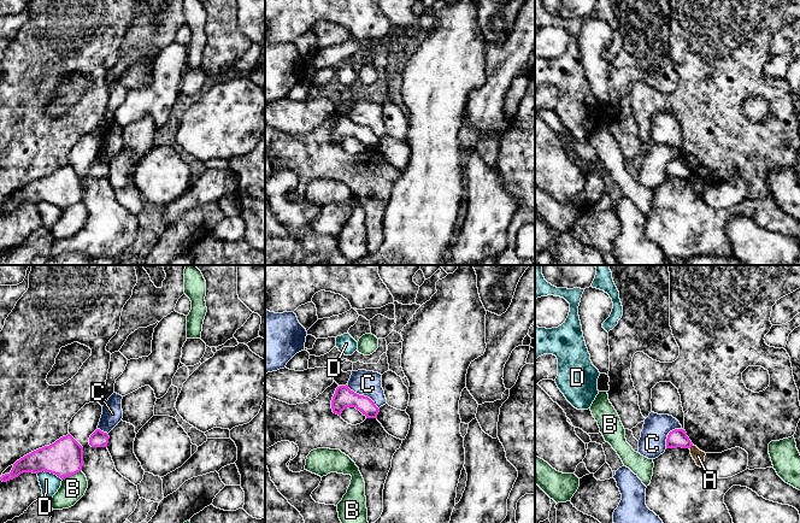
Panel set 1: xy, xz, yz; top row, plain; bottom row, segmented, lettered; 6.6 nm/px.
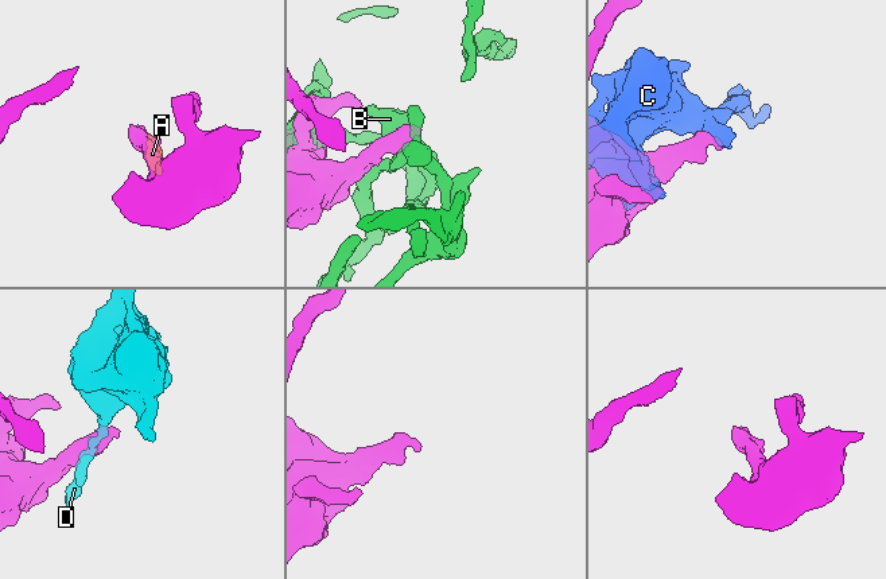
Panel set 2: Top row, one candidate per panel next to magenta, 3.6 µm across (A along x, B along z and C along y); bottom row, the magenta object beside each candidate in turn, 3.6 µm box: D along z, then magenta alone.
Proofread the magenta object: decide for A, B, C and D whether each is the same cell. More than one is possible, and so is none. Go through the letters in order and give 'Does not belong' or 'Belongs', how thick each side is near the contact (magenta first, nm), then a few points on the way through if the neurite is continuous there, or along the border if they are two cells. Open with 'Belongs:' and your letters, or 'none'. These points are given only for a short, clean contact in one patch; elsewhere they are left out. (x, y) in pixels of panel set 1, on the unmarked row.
Belongs: none
A: Does not belong. Thickness 120 nm (magenta) against 80 nm. Boundary: yz (693, 175), (689, 178)
B: Does not belong. Thickness 260 nm (magenta) against 170 nm
C: Does not belong. Thickness 140 nm (magenta) against 170 nm
D: Does not belong. Thickness 260 nm (magenta) against 130 nm

